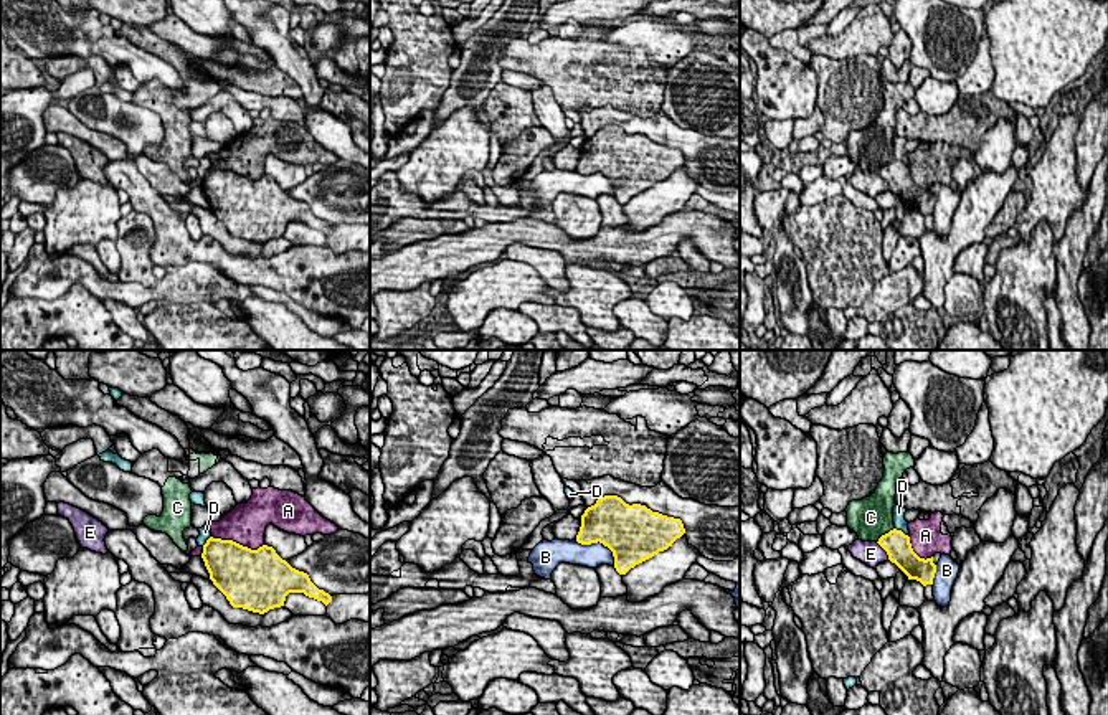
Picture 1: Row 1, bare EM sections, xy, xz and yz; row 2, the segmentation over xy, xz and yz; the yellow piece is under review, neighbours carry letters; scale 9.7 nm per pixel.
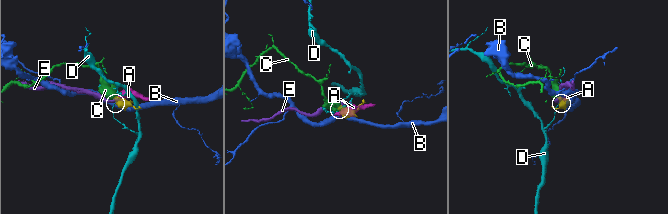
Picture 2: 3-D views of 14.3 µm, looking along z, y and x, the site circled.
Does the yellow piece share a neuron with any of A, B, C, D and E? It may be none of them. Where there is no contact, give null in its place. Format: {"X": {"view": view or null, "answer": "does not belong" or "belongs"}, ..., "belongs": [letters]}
{"A": {"view": "xy", "answer": "does not belong"}, "B": {"view": "xz", "answer": "does not belong"}, "C": {"view": "yz", "answer": "does not belong"}, "D": {"view": "yz", "answer": "does not belong"}, "E": {"view": "yz", "answer": "does not belong"}, "belongs": []}

